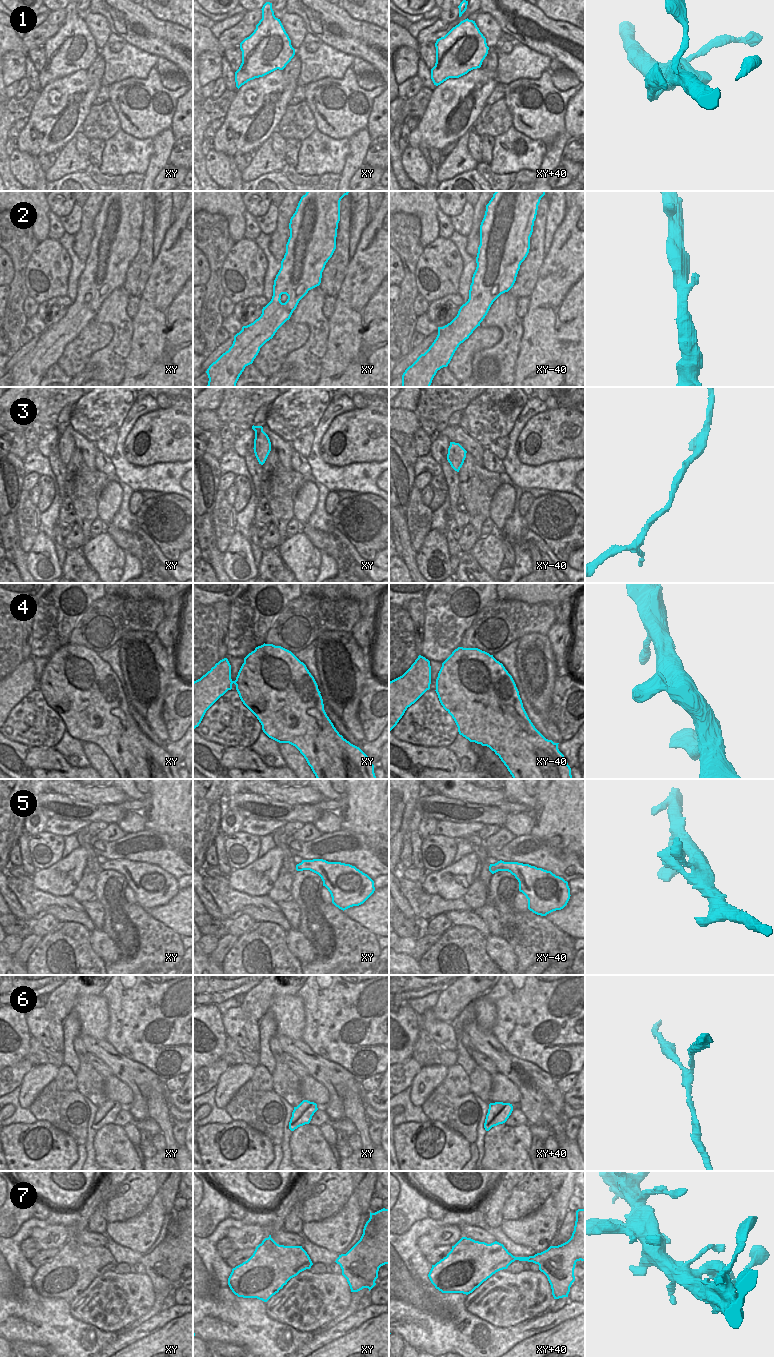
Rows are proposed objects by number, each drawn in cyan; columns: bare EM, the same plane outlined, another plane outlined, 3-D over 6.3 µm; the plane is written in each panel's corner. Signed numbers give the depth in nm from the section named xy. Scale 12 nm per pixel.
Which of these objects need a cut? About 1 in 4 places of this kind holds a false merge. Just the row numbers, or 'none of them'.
none of them

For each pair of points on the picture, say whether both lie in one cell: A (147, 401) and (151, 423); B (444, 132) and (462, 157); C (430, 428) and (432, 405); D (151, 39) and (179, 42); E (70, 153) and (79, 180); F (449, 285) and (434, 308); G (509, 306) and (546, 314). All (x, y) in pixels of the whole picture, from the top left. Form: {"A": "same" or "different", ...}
{"A": "different", "B": "different", "C": "different", "D": "same", "E": "different", "F": "different", "G": "different"}

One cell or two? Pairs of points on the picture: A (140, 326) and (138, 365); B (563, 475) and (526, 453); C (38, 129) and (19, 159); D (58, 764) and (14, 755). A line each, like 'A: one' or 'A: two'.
A: one
B: two
C: two
D: one

